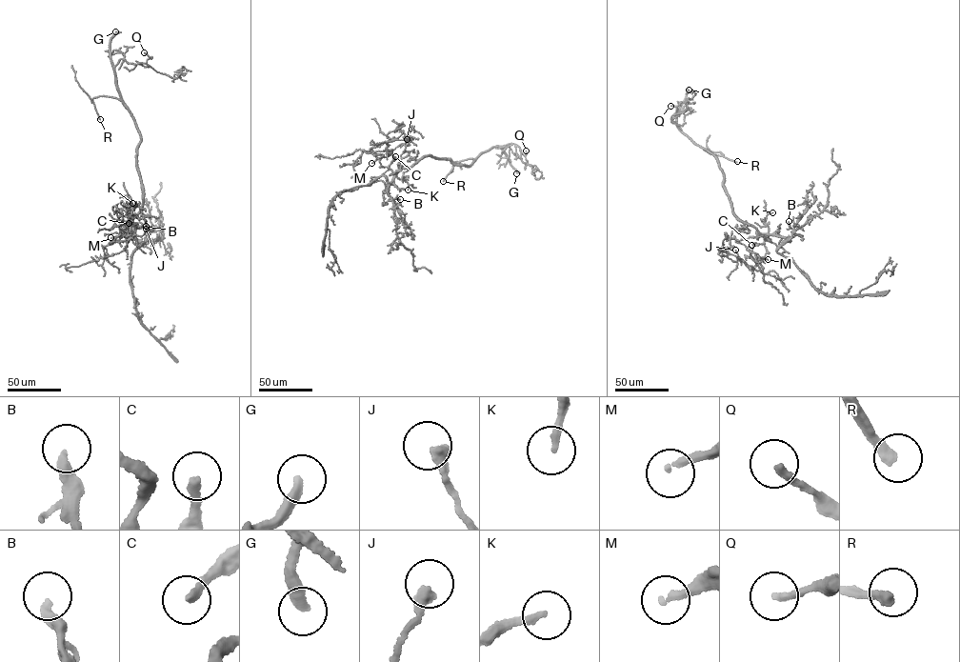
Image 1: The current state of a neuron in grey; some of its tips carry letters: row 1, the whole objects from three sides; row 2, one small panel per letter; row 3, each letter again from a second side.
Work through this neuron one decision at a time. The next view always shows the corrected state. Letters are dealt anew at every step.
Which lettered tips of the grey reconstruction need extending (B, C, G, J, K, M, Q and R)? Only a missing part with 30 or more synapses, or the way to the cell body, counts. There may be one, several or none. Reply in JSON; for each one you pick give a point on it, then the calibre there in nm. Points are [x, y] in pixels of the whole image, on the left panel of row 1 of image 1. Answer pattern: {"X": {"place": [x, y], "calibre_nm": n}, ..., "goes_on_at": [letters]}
{"G": {"place": [115, 31], "calibre_nm": 320}, "K": {"place": [132, 203], "calibre_nm": 240}, "M": {"place": [110, 237], "calibre_nm": 190}, "R": {"place": [100, 119], "calibre_nm": 320}, "goes_on_at": ["G", "K", "M", "R"]}

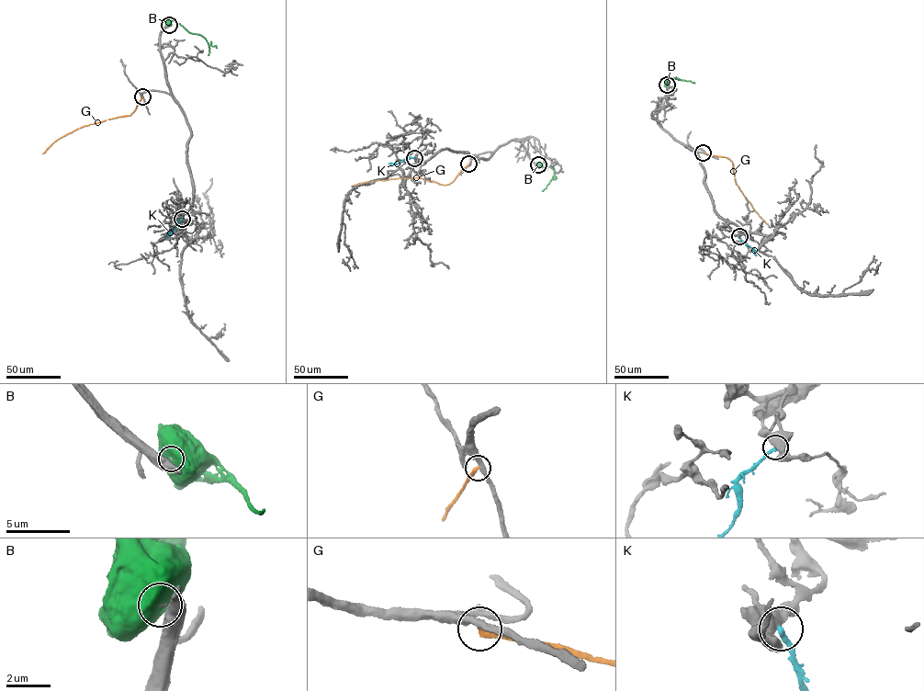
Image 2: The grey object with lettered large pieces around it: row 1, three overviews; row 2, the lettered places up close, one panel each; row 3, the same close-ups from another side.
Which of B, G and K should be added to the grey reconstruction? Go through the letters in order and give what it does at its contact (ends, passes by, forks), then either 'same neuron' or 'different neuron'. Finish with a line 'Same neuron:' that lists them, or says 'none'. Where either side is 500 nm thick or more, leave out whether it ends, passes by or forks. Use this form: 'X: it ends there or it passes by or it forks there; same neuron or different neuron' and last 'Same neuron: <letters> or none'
B: different neuron
G: it ends there; different neuron
K: different neuron
Same neuron: none

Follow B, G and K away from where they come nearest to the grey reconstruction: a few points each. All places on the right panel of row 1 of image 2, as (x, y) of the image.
B: (667, 84), (668, 77), (667, 83), (672, 78), (694, 83)
G: (703, 152), (726, 157), (732, 162), (736, 183), (769, 226)
K: (739, 237), (754, 250), (757, 255)

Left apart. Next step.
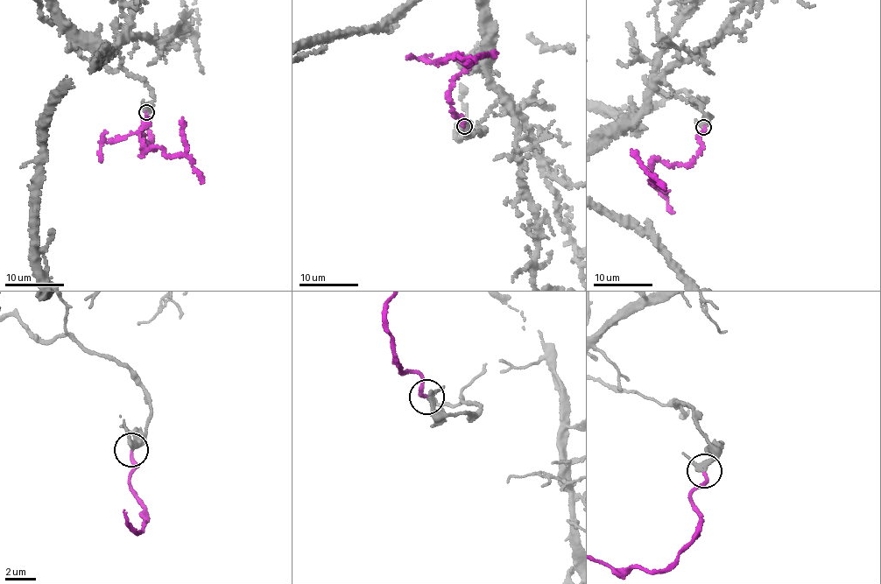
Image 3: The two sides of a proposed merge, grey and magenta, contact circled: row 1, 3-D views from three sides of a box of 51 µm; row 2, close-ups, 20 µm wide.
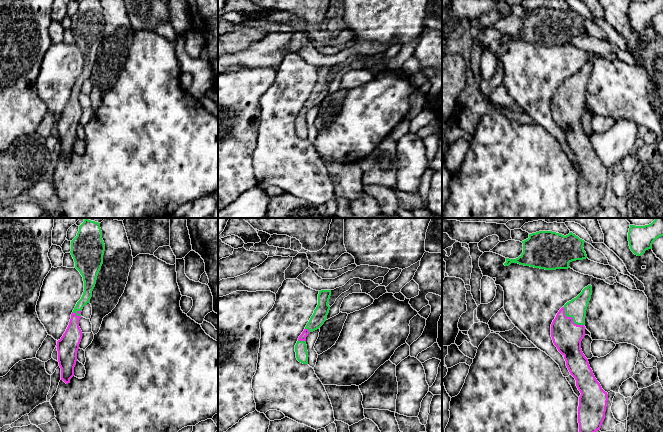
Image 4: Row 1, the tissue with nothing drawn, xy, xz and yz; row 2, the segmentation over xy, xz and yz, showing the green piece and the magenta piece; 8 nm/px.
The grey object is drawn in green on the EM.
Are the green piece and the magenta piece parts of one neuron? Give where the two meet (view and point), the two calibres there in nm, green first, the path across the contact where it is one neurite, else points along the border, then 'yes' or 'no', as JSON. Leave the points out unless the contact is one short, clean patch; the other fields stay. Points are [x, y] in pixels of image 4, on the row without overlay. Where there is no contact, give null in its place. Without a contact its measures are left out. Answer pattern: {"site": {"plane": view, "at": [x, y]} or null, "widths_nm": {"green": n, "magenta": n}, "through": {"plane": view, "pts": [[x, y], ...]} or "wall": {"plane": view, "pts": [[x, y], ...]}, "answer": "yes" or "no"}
{"site": {"plane": "yz", "at": [572, 93]}, "widths_nm": {"green": 160, "magenta": 240}, "through": {"plane": "yz", "pts": [[576, 84], [572, 93], [569, 97], [566, 111]]}, "answer": "yes"}

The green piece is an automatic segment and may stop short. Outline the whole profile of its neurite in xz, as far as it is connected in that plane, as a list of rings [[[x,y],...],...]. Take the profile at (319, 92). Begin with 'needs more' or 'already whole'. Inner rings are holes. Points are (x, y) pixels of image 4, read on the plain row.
needs more; [[[331,66],[319,67],[318,81],[295,121],[296,134],[303,140],[308,140],[306,113],[310,108],[319,105],[326,97],[330,86],[330,82],[328,81],[330,72]]]

